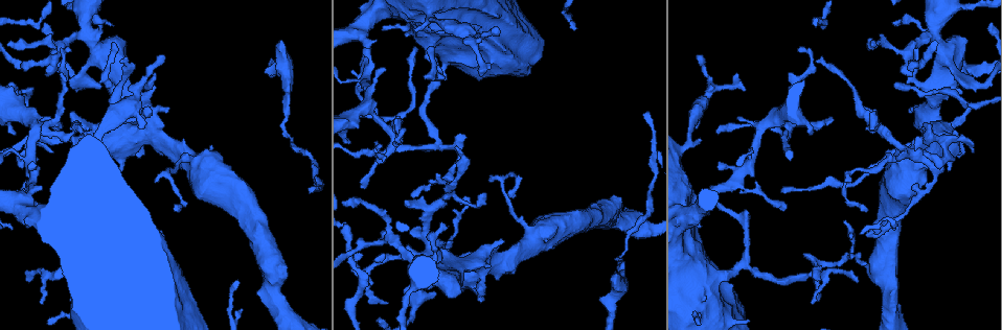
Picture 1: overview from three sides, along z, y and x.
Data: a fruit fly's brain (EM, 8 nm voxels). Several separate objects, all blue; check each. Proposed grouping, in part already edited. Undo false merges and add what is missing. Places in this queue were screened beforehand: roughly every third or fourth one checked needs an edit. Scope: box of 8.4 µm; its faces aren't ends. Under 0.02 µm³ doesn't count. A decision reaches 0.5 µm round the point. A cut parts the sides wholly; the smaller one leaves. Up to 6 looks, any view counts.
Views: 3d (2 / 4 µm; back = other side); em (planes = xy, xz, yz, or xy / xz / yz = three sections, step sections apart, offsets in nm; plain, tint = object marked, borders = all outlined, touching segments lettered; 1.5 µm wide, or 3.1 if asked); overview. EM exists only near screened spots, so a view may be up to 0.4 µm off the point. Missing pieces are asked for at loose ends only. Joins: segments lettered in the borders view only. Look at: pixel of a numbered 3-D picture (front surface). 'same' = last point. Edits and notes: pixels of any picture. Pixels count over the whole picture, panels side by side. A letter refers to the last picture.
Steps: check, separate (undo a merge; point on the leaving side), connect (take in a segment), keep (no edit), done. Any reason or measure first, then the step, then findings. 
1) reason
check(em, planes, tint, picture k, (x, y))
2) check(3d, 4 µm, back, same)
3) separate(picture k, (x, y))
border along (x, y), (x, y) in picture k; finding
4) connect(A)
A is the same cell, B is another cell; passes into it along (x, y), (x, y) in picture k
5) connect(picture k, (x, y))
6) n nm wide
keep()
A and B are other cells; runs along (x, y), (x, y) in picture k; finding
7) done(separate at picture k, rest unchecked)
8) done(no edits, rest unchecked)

check(3d, 4 µm, picture 1, (280, 42))

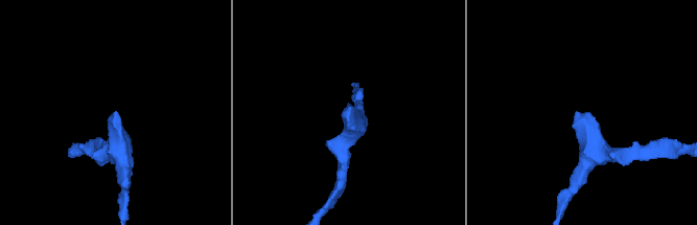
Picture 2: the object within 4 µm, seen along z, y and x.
check(em, yz, step 8, borders, picture 2, (347, 108))

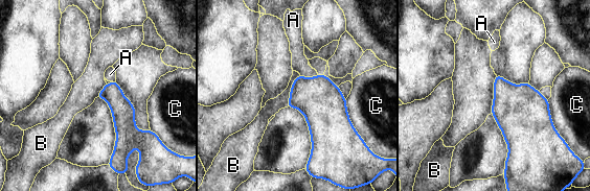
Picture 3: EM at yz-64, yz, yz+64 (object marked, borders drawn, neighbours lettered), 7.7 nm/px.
keep()
A, B and C are other cells; no lettered segment goes on from it

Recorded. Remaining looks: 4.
three arms meet
check(em, planes, borders, picture 1, (438, 141))

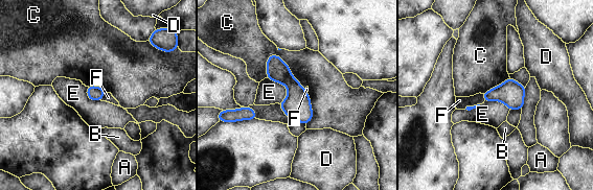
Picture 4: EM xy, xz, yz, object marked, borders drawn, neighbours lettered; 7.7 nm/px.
120 nm wide; C touches over 380 nm
keep()
A, B, C, D, E and F are other cells; continuous, no second neuron

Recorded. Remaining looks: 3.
free end
check(em, planes, tint, picture 1, (720, 168))

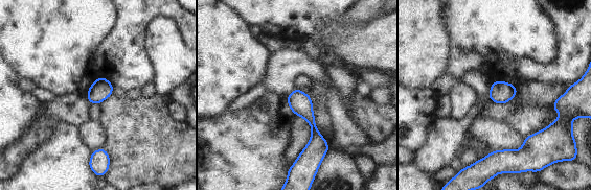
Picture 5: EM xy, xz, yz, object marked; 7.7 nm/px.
check(em, planes, borders, same)

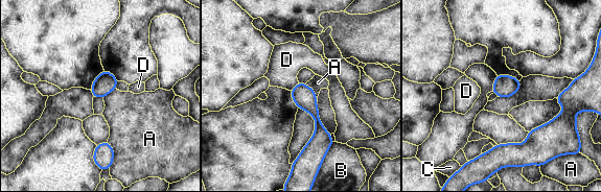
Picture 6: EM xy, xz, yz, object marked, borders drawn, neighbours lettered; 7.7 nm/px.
keep()
A, B, C and D are other cells; runs along (300, 85), (319, 124), (306, 154) in picture 6; none of them fits

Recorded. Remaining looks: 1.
done(no edits, rest unchecked)

